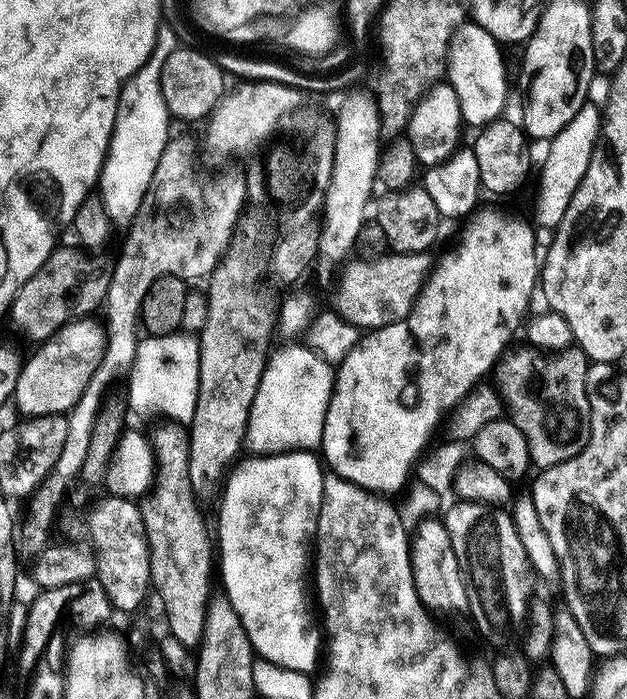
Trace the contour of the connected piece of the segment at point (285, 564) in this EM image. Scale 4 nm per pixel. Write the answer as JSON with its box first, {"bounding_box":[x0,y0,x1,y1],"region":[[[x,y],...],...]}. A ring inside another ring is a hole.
{"bounding_box":[218,450,326,674],"region":[[[301,450],[241,459],[227,473],[222,488],[220,540],[218,536],[218,576],[224,579],[222,592],[233,604],[238,618],[246,620],[244,628],[255,655],[276,664],[284,654],[288,656],[284,662],[288,662],[290,670],[307,674],[314,673],[316,655],[322,652],[322,638],[302,636],[302,632],[308,632],[310,622],[304,575],[310,572],[310,553],[314,548],[326,475],[321,461],[312,456],[315,455],[311,451]],[[244,508],[256,510],[256,532],[244,528],[250,518],[248,514],[244,516]],[[248,616],[266,616],[262,628],[254,626]],[[270,620],[274,620],[274,632],[270,630]]]}

